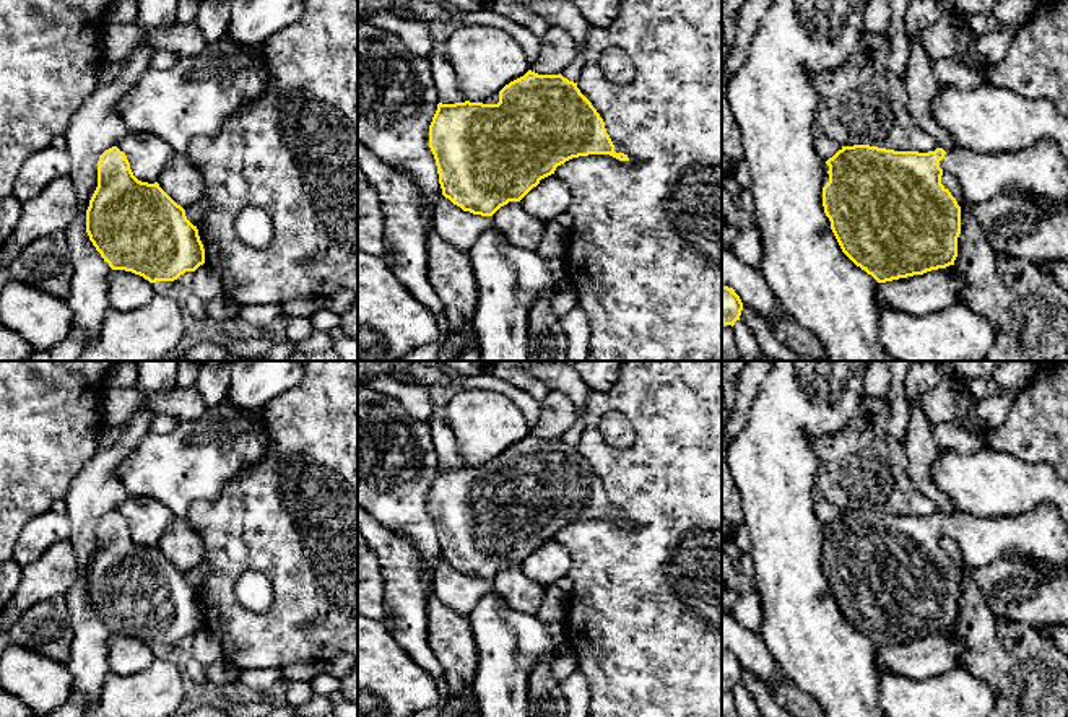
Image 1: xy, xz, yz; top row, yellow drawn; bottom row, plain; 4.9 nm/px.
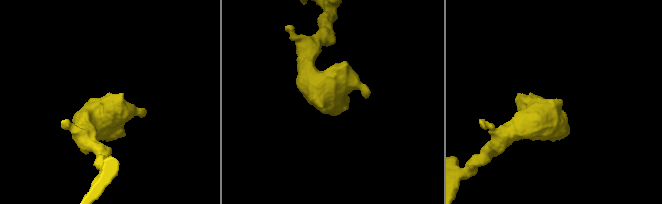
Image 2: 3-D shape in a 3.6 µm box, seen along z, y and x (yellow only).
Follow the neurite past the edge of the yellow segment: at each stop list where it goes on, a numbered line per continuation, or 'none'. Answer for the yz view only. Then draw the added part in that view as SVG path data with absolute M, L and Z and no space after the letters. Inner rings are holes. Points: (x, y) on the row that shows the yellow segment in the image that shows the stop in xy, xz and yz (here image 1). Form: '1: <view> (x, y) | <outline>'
1: yz (1041, 171) | M1042 140L1032 148L1016 153L977 154L957 148L946 151L940 167L959 180L964 198L972 205L1000 193L1021 193L1068 205L1068 159L1053 140Z

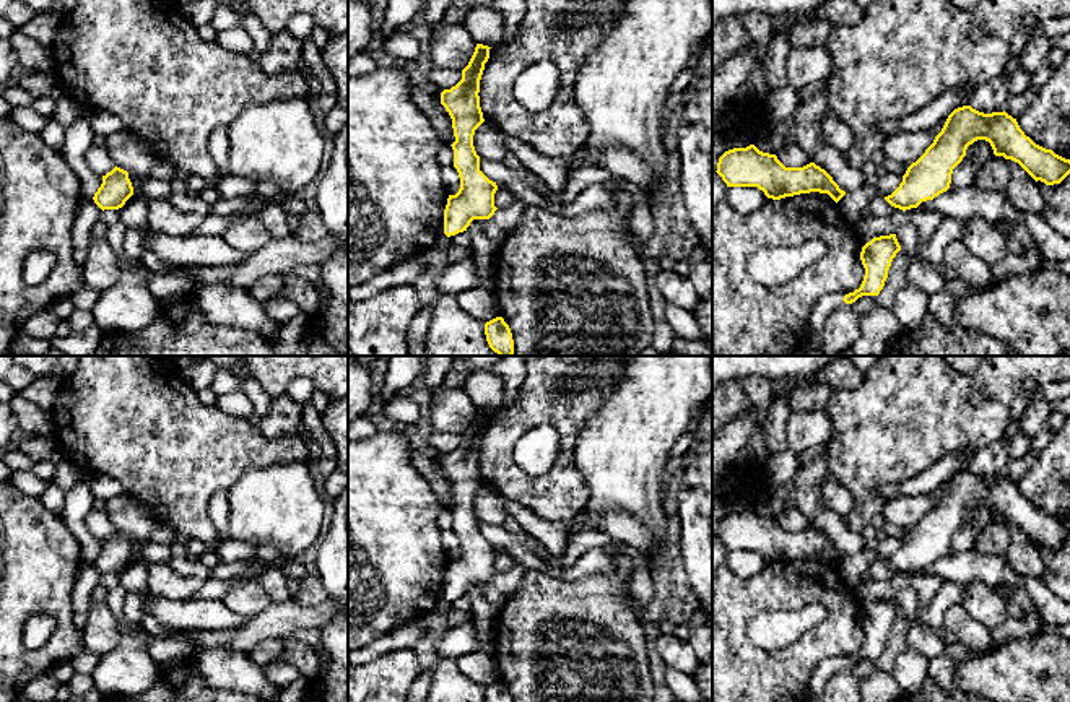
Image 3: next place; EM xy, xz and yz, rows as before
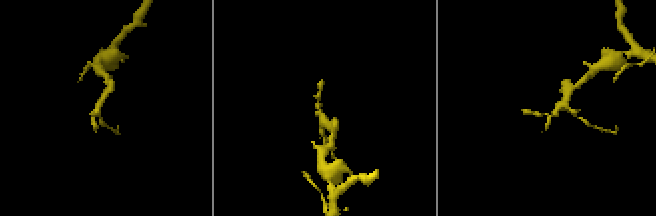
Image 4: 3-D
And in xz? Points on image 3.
none

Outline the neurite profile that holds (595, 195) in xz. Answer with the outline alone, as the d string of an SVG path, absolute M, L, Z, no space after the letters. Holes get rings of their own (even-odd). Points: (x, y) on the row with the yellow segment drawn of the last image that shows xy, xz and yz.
M592 184L585 187L572 203L569 203L561 213L561 216L576 216L579 213L597 210L597 208L611 208L618 205L620 190L607 188L602 184Z

